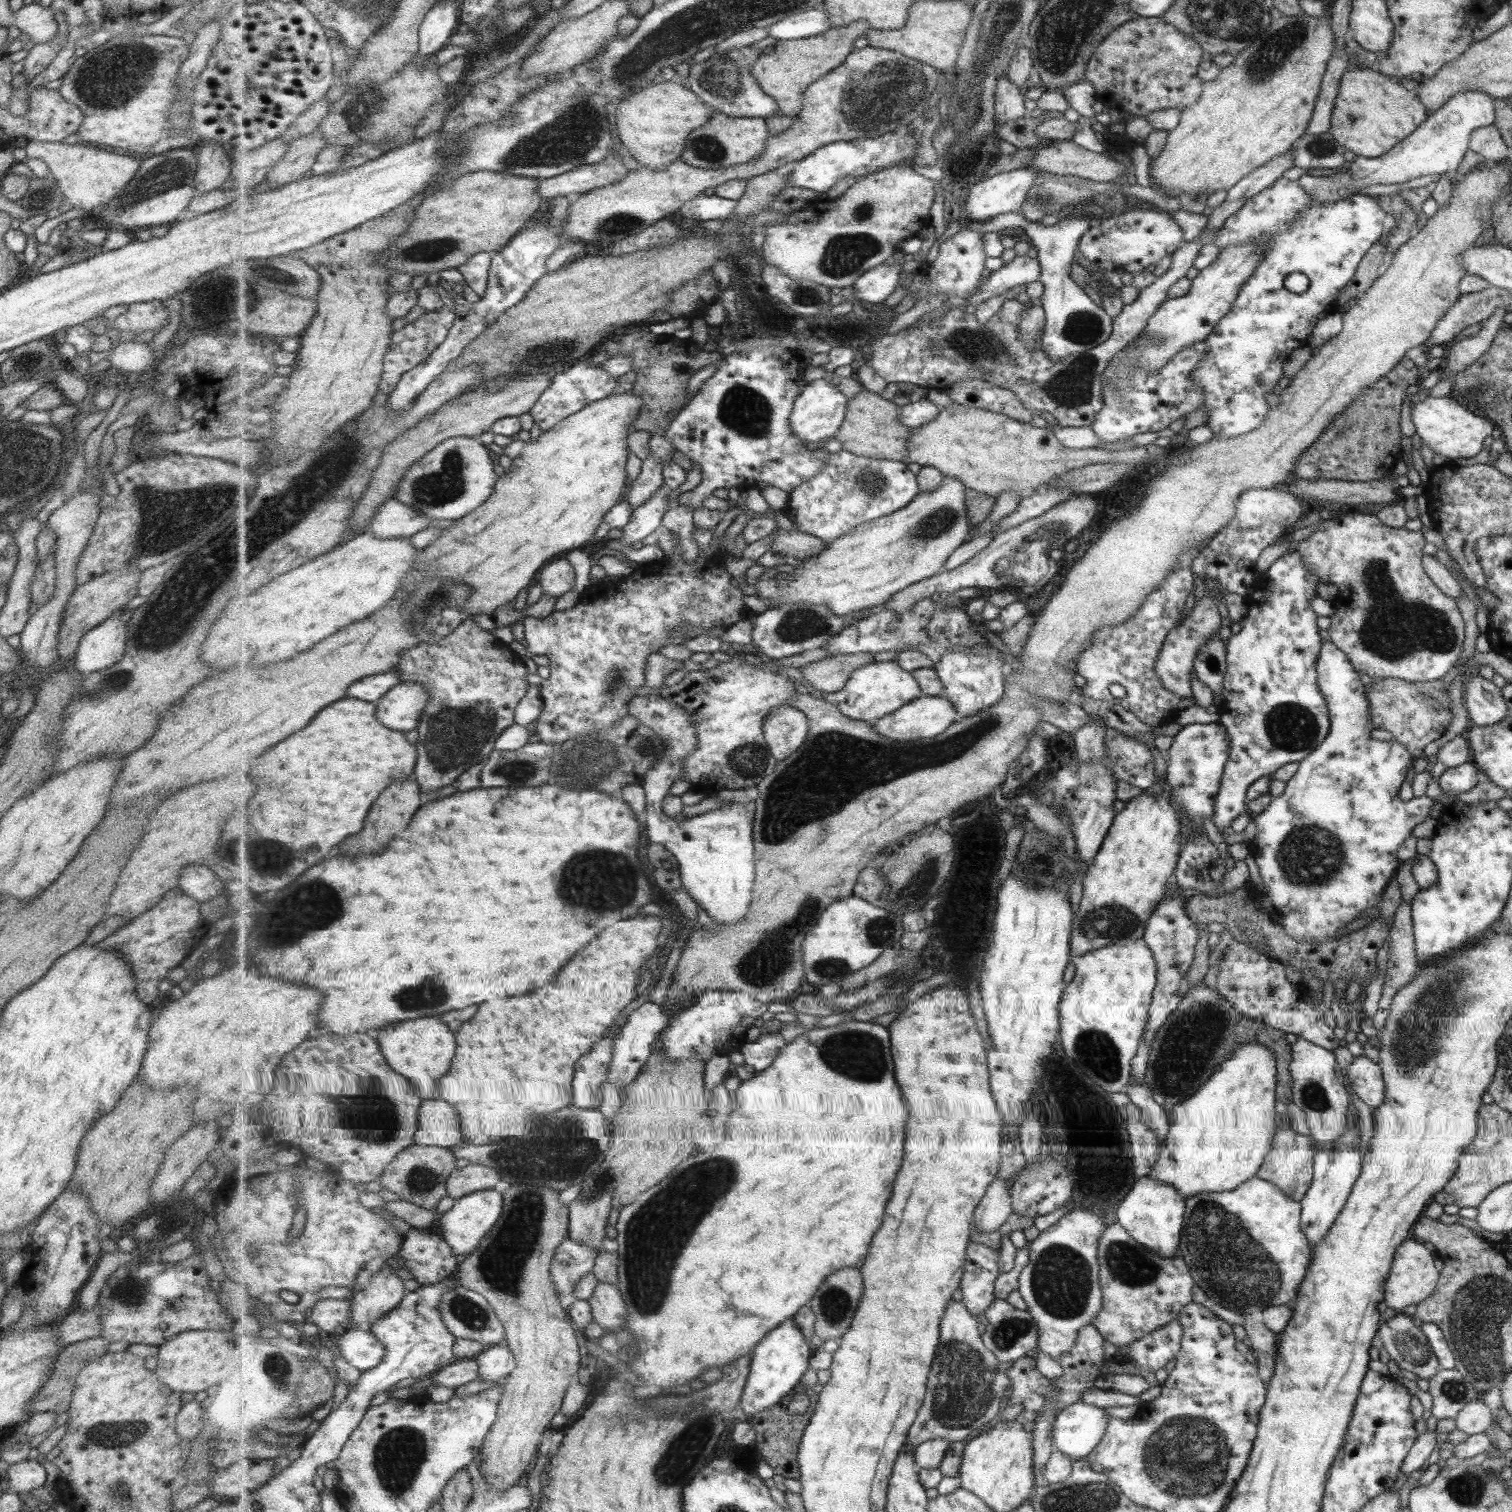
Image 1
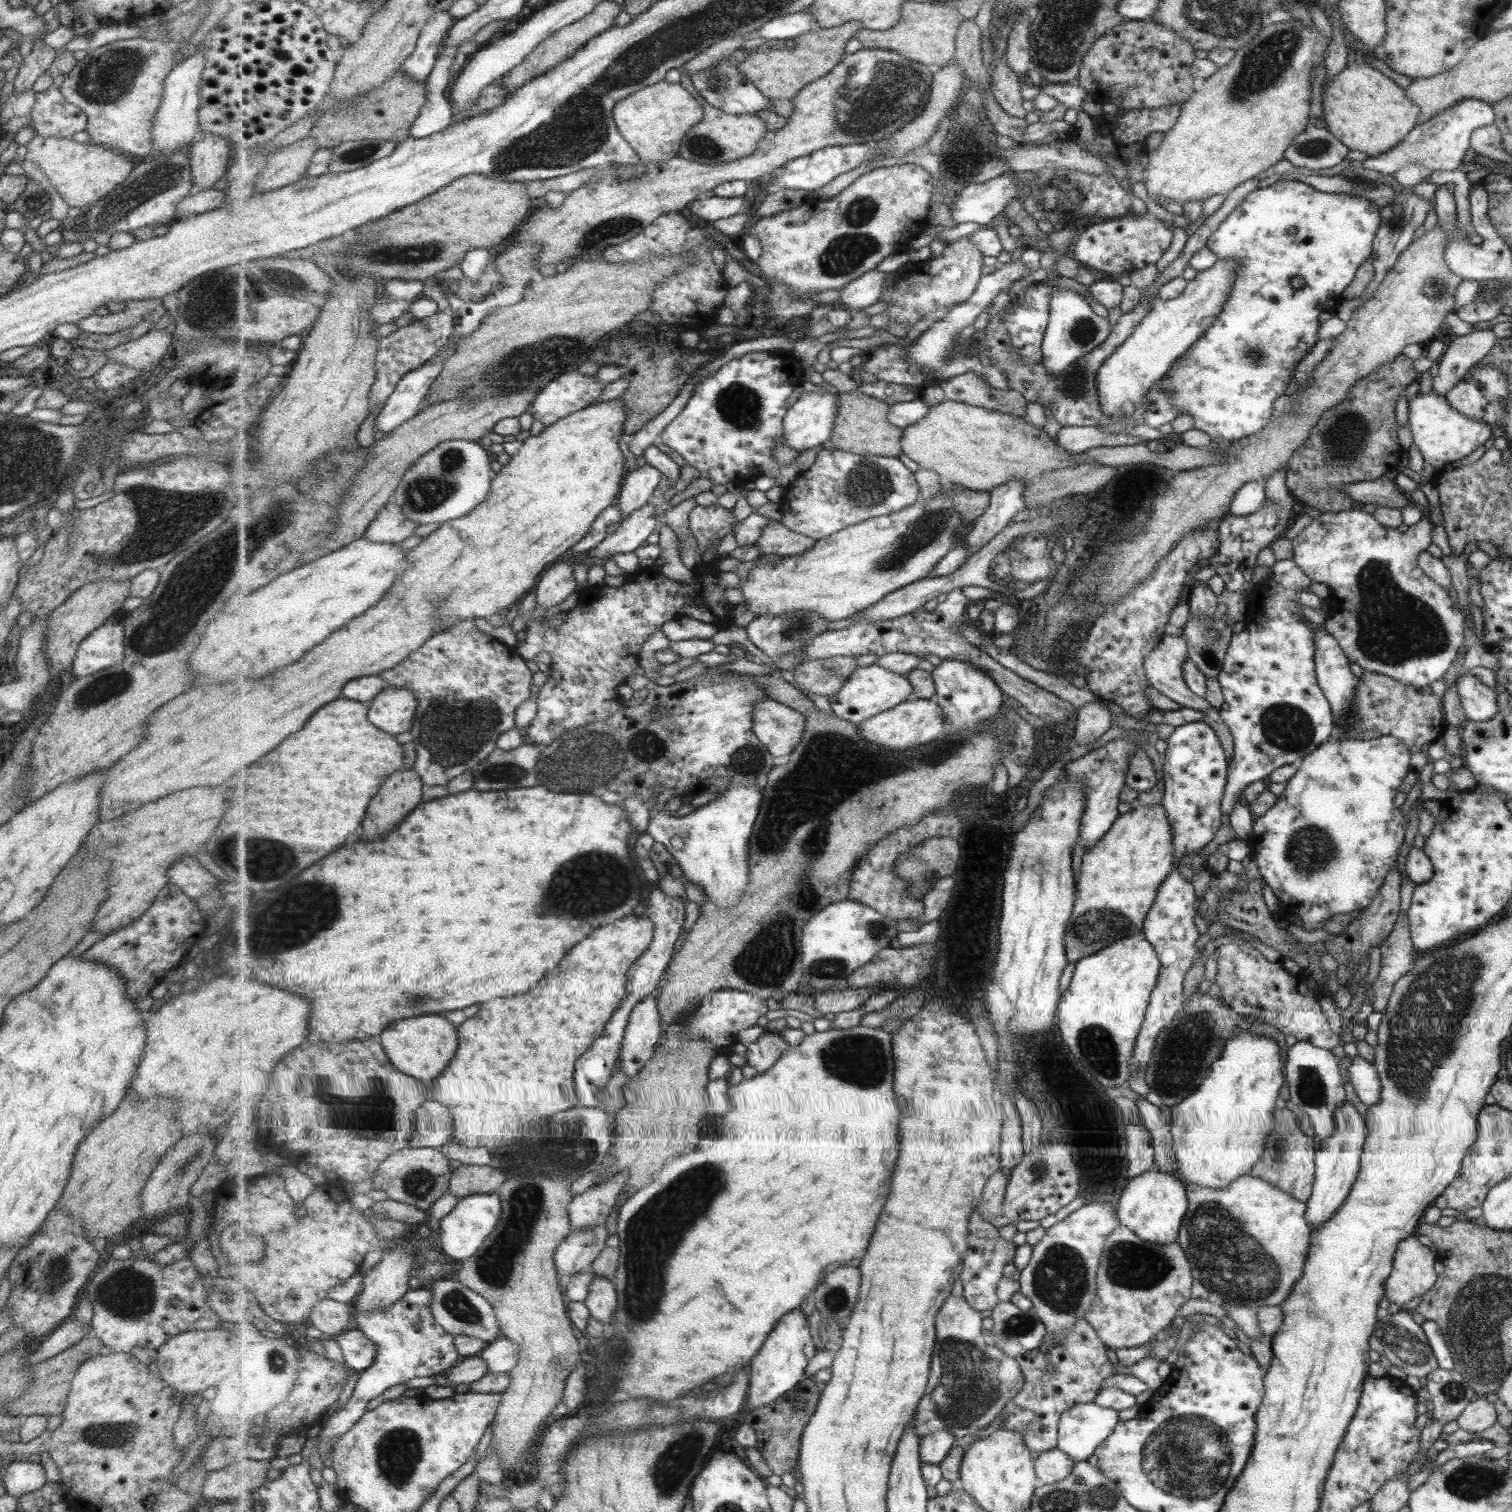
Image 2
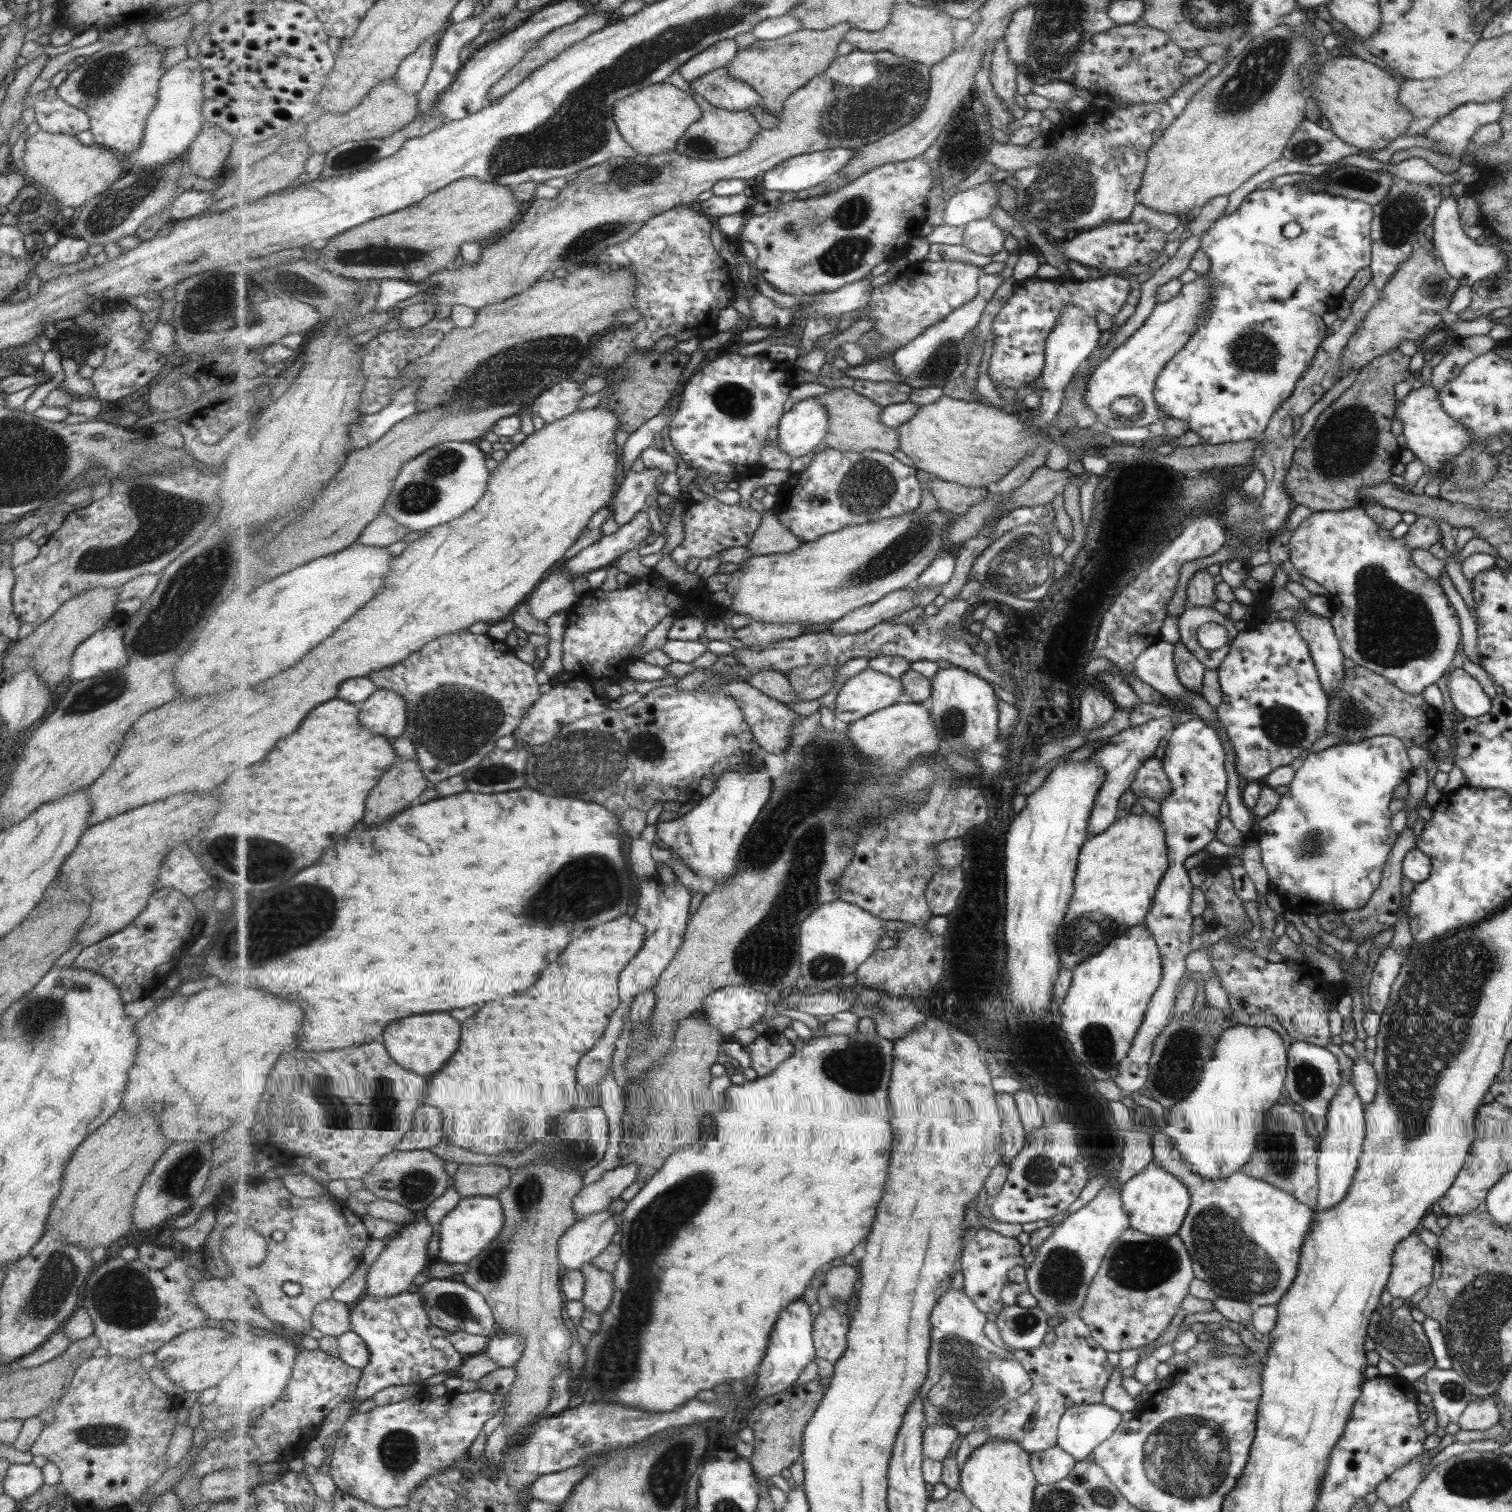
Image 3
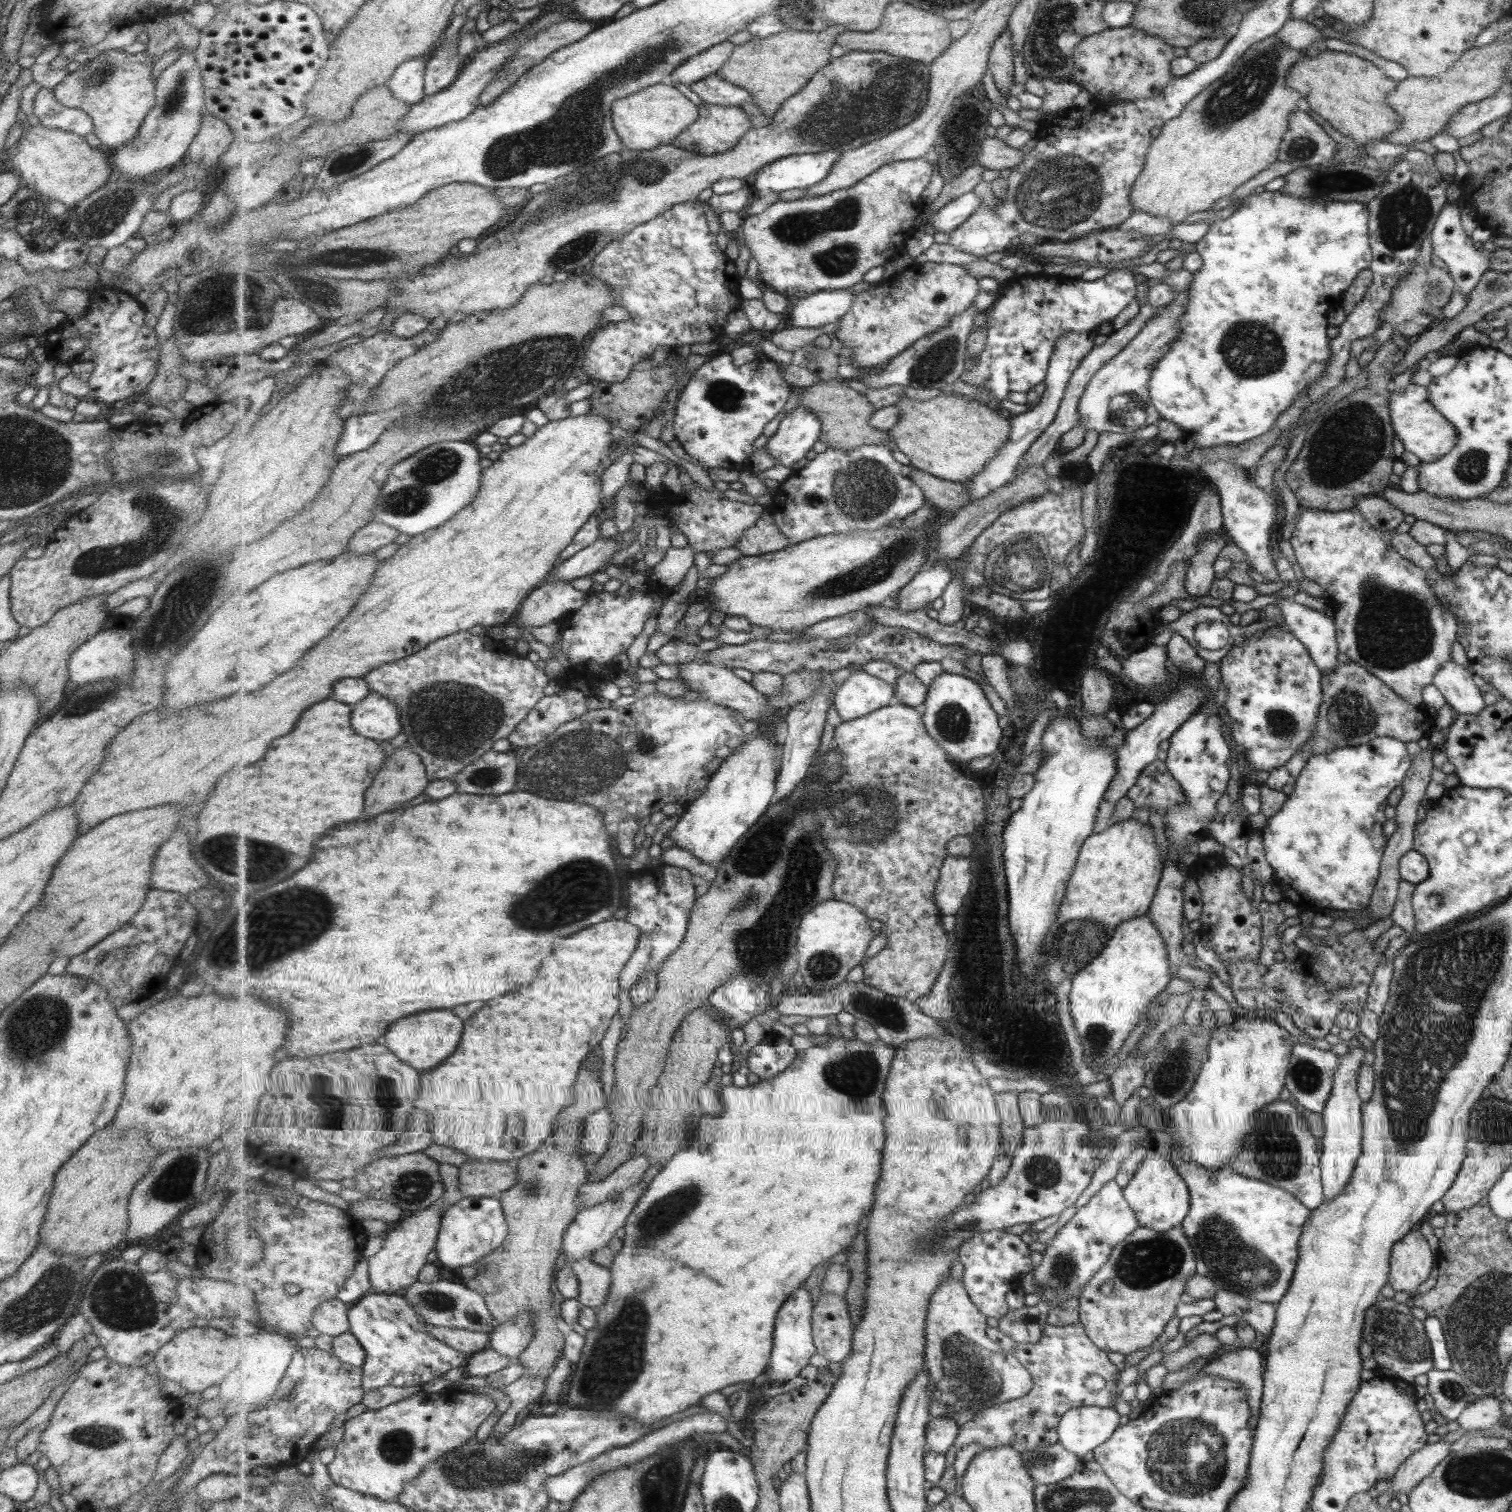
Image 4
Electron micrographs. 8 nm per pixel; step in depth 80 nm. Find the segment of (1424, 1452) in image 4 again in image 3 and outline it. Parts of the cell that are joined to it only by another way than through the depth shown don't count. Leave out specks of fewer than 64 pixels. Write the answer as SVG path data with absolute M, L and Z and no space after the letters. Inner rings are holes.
M1420 1455L1416 1456L1409 1464L1398 1468L1392 1472L1387 1479L1379 1482L1375 1487L1376 1498L1381 1500L1387 1509L1399 1506L1405 1502L1420 1483L1422 1466L1427 1464L1429 1459L1423 1459Z

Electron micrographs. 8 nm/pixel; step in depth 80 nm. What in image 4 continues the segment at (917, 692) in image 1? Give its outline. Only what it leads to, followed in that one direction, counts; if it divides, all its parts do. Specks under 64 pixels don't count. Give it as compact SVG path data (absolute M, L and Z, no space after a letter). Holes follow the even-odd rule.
M865 670L854 671L836 691L833 703L841 720L849 722L895 704L896 685Z

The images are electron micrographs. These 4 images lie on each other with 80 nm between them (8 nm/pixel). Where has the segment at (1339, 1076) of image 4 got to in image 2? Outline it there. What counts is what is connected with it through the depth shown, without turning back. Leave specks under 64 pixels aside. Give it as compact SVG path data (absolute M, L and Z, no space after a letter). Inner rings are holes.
M1345 1100L1335 1112L1336 1128L1334 1133L1325 1140L1321 1140L1321 1150L1316 1154L1316 1178L1312 1184L1311 1195L1304 1201L1306 1204L1305 1219L1311 1230L1320 1228L1321 1225L1336 1214L1337 1209L1344 1203L1352 1184L1356 1182L1357 1170L1360 1170L1359 1156L1361 1146L1364 1146L1365 1126L1355 1112L1355 1108Z

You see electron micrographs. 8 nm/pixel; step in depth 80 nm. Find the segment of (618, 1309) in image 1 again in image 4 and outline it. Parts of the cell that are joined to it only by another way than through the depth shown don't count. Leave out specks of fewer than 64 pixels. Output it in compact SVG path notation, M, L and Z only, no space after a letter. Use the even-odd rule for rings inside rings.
M583 1257L579 1261L567 1263L580 1281L579 1297L577 1300L585 1307L598 1310L605 1305L612 1287L613 1274L611 1269L597 1264L592 1258Z

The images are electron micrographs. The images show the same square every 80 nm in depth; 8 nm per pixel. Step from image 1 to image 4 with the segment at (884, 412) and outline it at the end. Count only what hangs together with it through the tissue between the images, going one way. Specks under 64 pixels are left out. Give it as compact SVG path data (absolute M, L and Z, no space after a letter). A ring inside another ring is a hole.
M825 381L799 389L802 390L799 405L802 406L801 408L809 408L813 414L819 416L819 420L823 424L820 441L828 447L841 448L846 451L866 444L884 444L893 450L898 447L896 440L889 431L881 431L879 428L872 426L871 422L868 422L872 420L876 409L873 408L874 404L868 399L868 396L857 389L841 383L829 385Z

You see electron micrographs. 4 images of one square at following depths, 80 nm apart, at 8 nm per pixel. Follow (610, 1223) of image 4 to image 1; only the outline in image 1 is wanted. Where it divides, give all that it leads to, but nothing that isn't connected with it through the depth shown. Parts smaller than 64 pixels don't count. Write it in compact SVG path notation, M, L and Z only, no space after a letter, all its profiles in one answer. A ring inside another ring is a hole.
M567 1238L557 1248L552 1261L554 1287L559 1296L570 1296L576 1300L576 1286L583 1277L592 1274L600 1252Z

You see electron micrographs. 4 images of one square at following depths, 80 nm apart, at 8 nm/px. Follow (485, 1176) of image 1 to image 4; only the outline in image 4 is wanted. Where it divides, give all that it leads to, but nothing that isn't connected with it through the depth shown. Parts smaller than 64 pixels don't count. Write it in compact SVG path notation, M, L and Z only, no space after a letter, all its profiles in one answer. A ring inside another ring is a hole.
M469 1160L460 1166L460 1190L465 1197L498 1197L518 1182L516 1161Z

